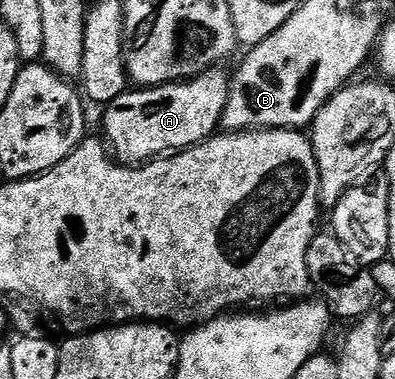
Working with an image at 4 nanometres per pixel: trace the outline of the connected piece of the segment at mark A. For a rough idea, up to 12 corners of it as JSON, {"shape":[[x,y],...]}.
{"shape":[[229,72],[126,89],[103,108],[125,165],[217,134]]}

